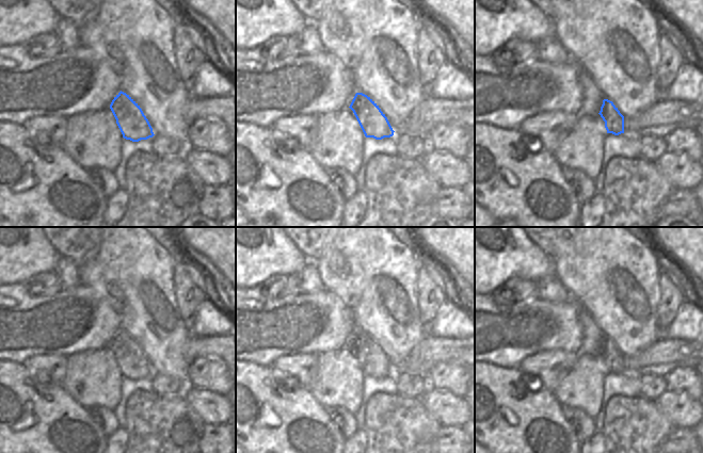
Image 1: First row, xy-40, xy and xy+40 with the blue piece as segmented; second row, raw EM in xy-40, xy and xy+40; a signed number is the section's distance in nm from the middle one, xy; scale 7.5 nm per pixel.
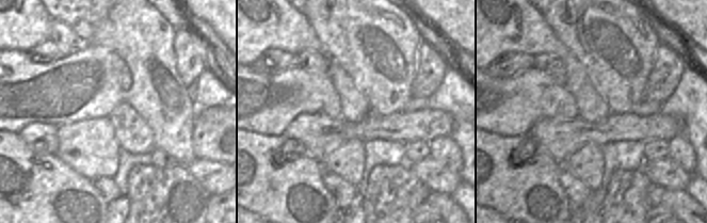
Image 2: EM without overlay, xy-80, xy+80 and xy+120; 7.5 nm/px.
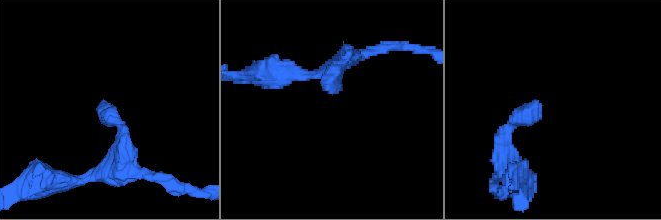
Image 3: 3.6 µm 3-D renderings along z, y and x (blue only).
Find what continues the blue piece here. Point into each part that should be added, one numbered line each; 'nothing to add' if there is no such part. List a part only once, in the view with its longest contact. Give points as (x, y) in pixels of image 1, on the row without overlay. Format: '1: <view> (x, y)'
nothing to add

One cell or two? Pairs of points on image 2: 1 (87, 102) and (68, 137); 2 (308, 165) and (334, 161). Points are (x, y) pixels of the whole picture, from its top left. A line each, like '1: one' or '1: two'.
1: two
2: two

